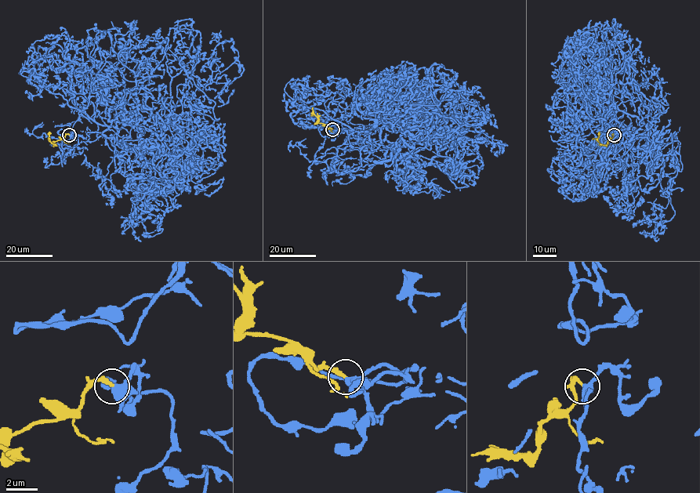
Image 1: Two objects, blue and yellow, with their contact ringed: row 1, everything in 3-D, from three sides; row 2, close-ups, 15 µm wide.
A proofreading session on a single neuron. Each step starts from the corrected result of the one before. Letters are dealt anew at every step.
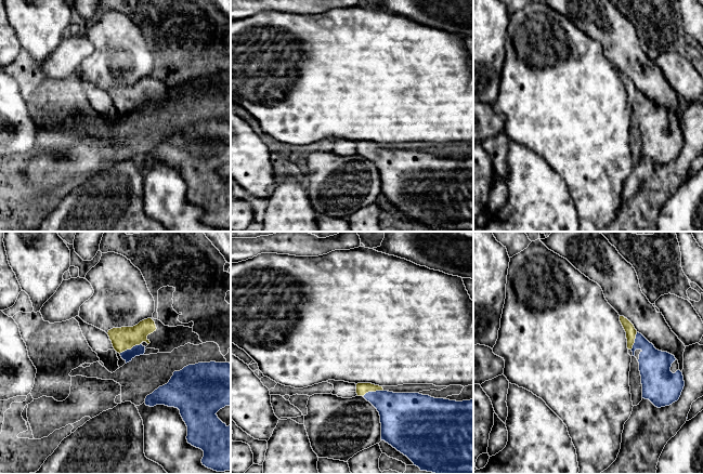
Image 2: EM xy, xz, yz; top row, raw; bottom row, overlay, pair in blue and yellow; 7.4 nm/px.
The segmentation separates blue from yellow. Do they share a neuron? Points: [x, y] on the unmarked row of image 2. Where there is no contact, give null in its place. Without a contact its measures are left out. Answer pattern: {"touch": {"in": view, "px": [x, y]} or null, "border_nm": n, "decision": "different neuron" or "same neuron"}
{"touch": {"in": "xy", "px": [129, 107]}, "border_nm": 180, "decision": "same neuron"}

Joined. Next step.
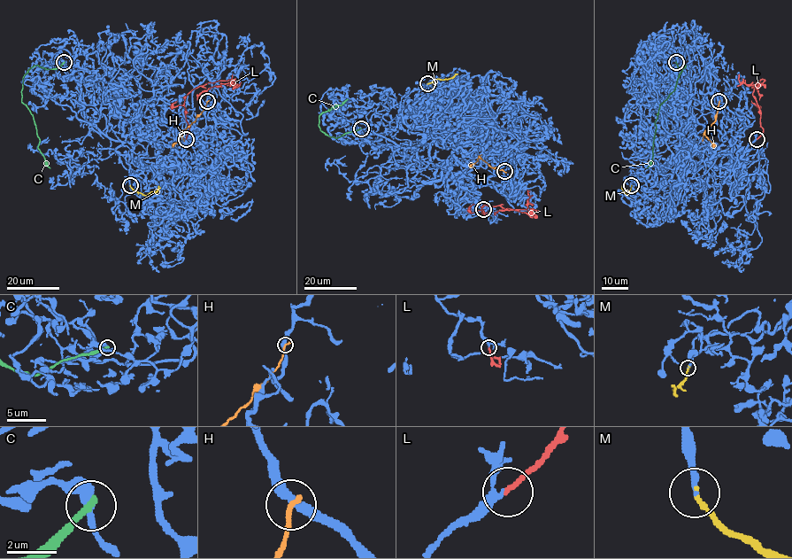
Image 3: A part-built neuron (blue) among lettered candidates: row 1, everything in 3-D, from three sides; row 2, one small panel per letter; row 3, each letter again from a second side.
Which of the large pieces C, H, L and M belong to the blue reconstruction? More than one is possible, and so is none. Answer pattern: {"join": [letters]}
{"join": ["L", "M"]}

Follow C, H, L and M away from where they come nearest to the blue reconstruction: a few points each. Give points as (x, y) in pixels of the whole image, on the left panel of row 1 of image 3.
C: (64, 62), (54, 69), (34, 65), (23, 79), (21, 91), (21, 102), (34, 122), (38, 149), (50, 168)
H: (207, 102), (205, 108), (172, 147)
L: (186, 139), (189, 128), (184, 97), (208, 82), (235, 81), (210, 87), (197, 99)
M: (130, 186), (149, 195), (155, 192), (158, 186)

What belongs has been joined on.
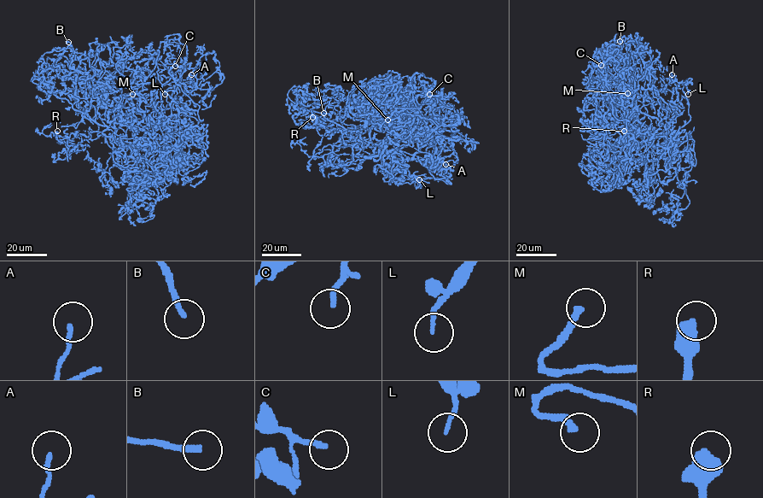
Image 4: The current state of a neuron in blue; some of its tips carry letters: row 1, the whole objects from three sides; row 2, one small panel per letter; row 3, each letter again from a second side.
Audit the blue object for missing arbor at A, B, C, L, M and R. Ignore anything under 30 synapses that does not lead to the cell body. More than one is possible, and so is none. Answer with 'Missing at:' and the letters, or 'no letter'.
Missing at: B, C, M

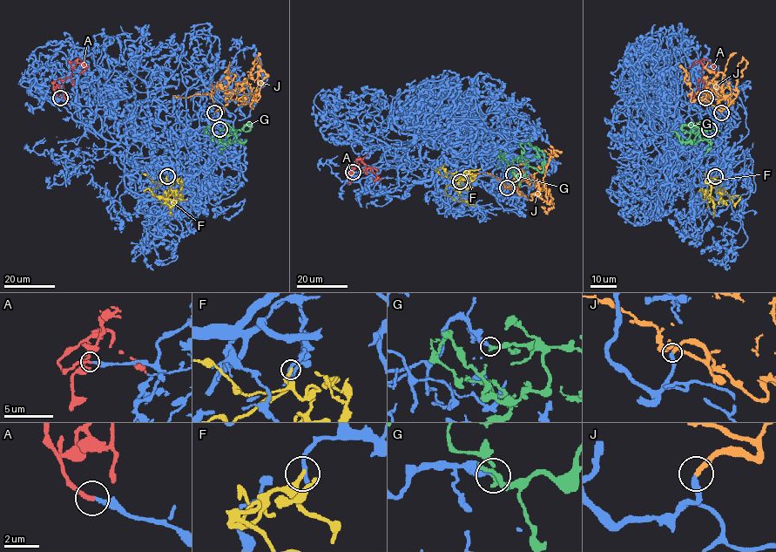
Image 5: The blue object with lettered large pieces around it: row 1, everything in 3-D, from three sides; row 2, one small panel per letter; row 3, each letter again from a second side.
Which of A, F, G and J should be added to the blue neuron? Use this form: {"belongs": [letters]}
{"belongs": ["A", "G", "J"]}

